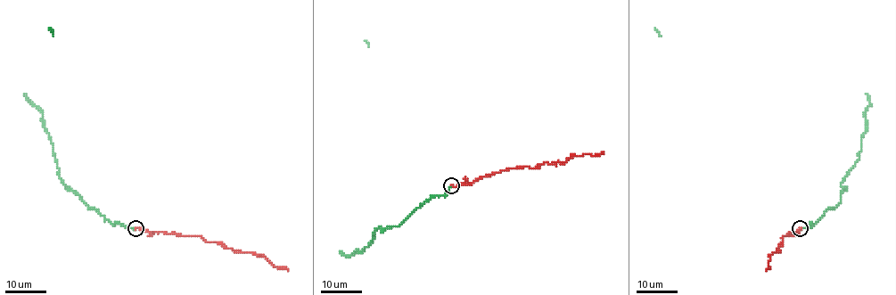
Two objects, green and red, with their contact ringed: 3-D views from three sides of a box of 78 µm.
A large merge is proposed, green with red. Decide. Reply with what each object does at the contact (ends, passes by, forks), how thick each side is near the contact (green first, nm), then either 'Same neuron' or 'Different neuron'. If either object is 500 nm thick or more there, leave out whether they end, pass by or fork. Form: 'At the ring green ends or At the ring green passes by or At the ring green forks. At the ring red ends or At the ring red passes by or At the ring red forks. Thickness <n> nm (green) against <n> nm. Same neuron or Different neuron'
At the ring green ends. At the ring red ends. Thickness 190 nm (green) against 180 nm. Same neuron

